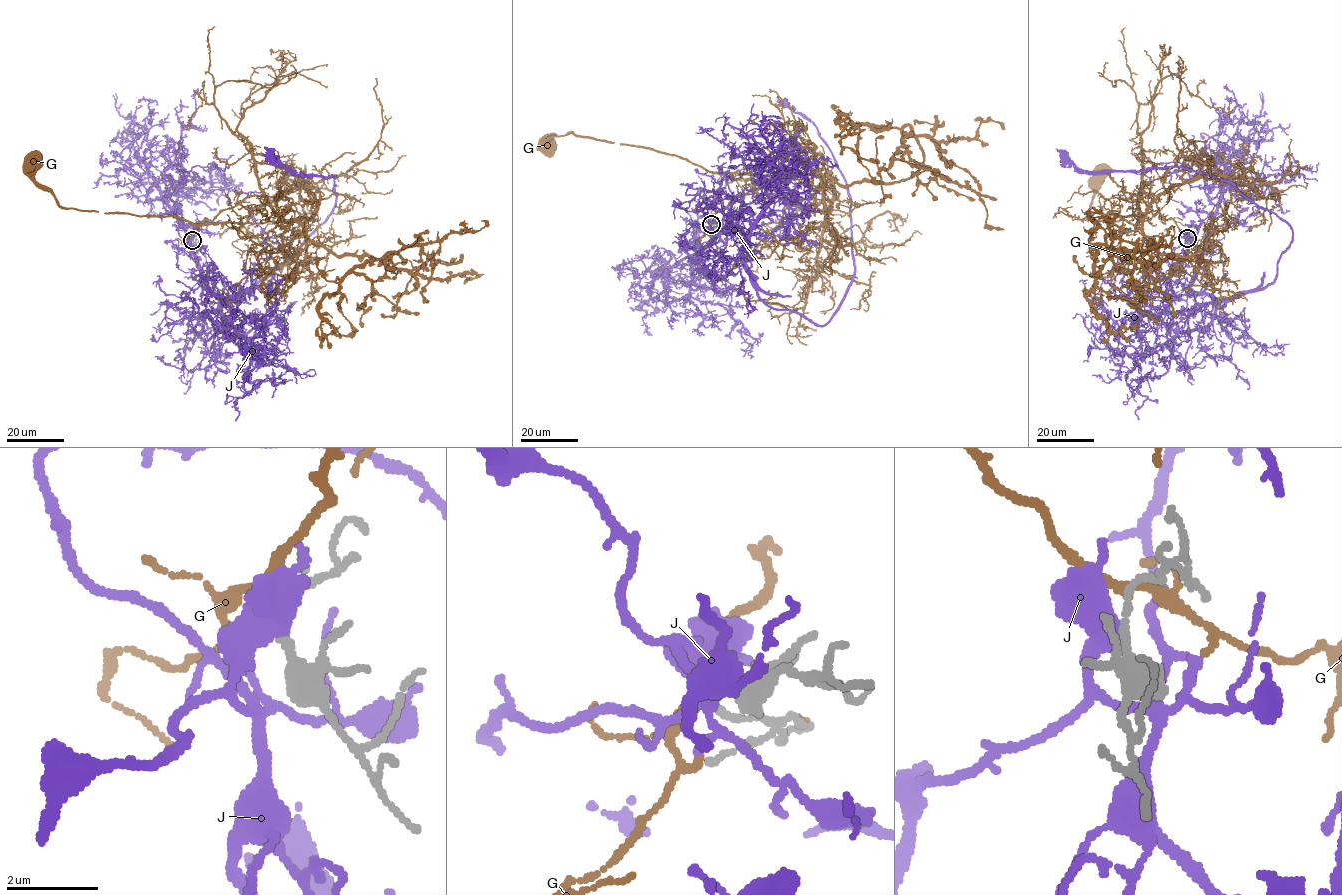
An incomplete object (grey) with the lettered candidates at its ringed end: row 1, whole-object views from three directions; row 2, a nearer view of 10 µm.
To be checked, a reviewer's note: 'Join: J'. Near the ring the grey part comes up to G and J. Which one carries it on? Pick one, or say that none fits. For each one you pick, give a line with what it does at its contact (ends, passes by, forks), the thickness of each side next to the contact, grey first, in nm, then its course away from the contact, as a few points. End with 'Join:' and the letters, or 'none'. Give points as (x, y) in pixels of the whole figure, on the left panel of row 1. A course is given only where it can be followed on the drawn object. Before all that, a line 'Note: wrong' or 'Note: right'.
Note: right
J: it passes by | 190/480 nm | via (192, 240), (190, 256), (221, 305), (289, 259), (331, 213), (334, 175), (297, 174), (265, 147)
Join: J

